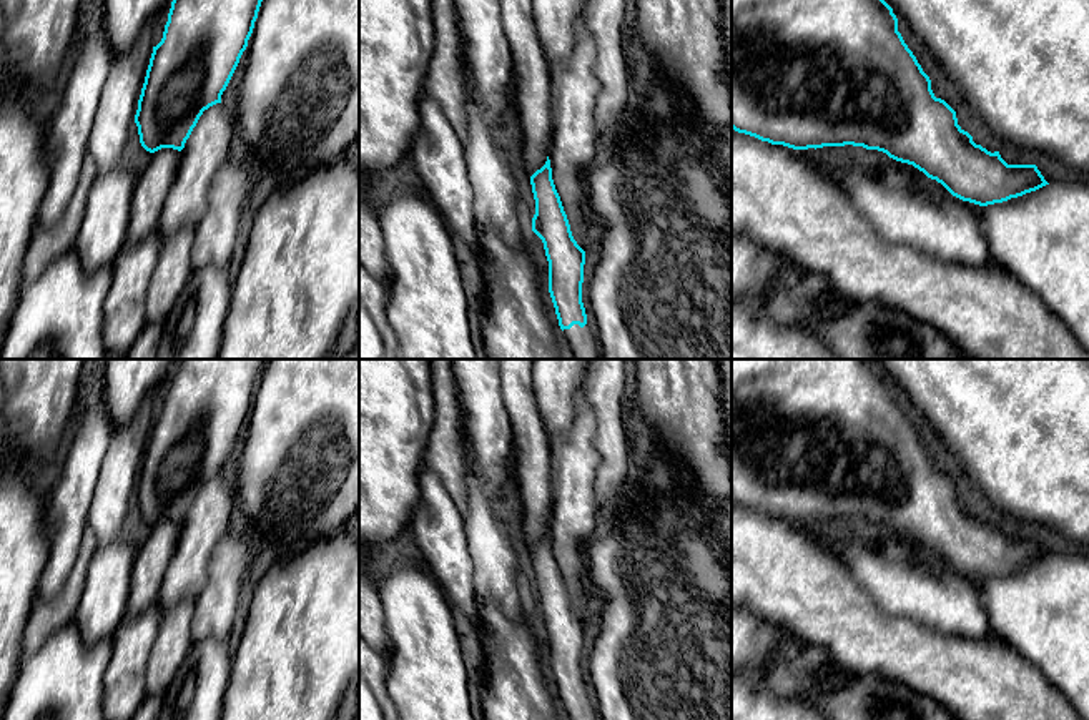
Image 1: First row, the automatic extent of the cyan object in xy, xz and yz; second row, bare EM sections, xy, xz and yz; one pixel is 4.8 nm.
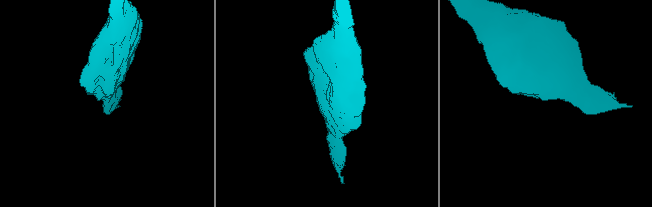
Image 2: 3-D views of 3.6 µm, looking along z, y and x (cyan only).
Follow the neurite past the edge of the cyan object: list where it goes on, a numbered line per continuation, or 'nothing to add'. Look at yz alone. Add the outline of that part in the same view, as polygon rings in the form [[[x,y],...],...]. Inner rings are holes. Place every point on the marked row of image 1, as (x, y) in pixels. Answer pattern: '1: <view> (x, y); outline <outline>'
nothing to add

